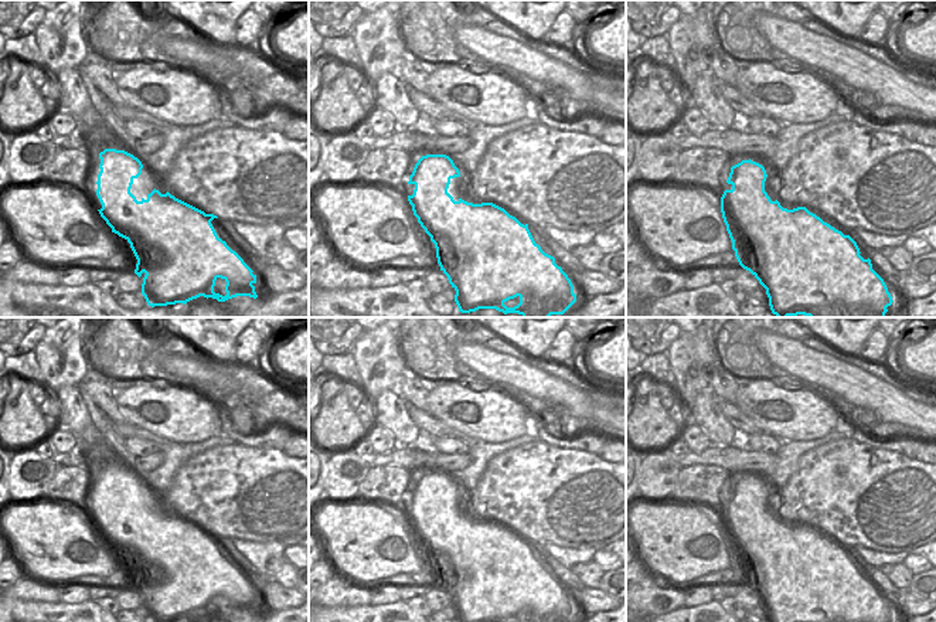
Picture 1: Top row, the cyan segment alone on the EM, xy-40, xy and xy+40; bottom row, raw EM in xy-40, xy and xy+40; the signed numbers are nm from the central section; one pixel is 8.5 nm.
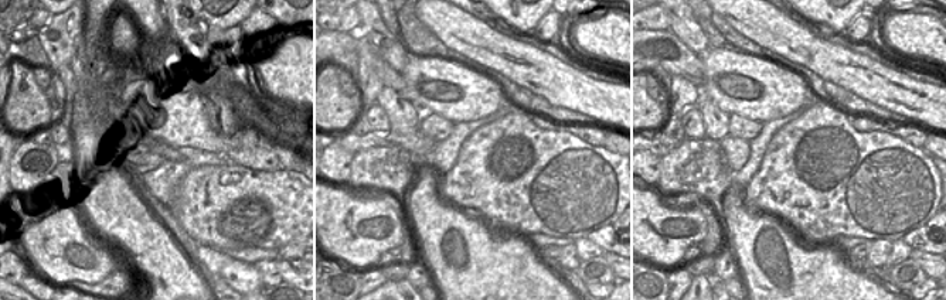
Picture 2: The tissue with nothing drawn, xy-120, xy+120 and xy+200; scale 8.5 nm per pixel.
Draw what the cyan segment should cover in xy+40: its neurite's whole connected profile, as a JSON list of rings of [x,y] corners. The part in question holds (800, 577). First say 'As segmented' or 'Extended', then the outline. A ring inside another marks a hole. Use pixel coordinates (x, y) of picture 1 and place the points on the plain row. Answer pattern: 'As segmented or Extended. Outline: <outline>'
Extended. Outline: [[[749,477],[731,485],[724,511],[708,517],[705,523],[678,523],[677,526],[697,526],[714,550],[712,560],[724,574],[732,568],[739,582],[749,588],[766,606],[769,622],[892,622],[892,613],[884,596],[872,587],[871,577],[864,577],[857,560],[806,524],[783,526],[772,519],[765,509],[766,487]]]

